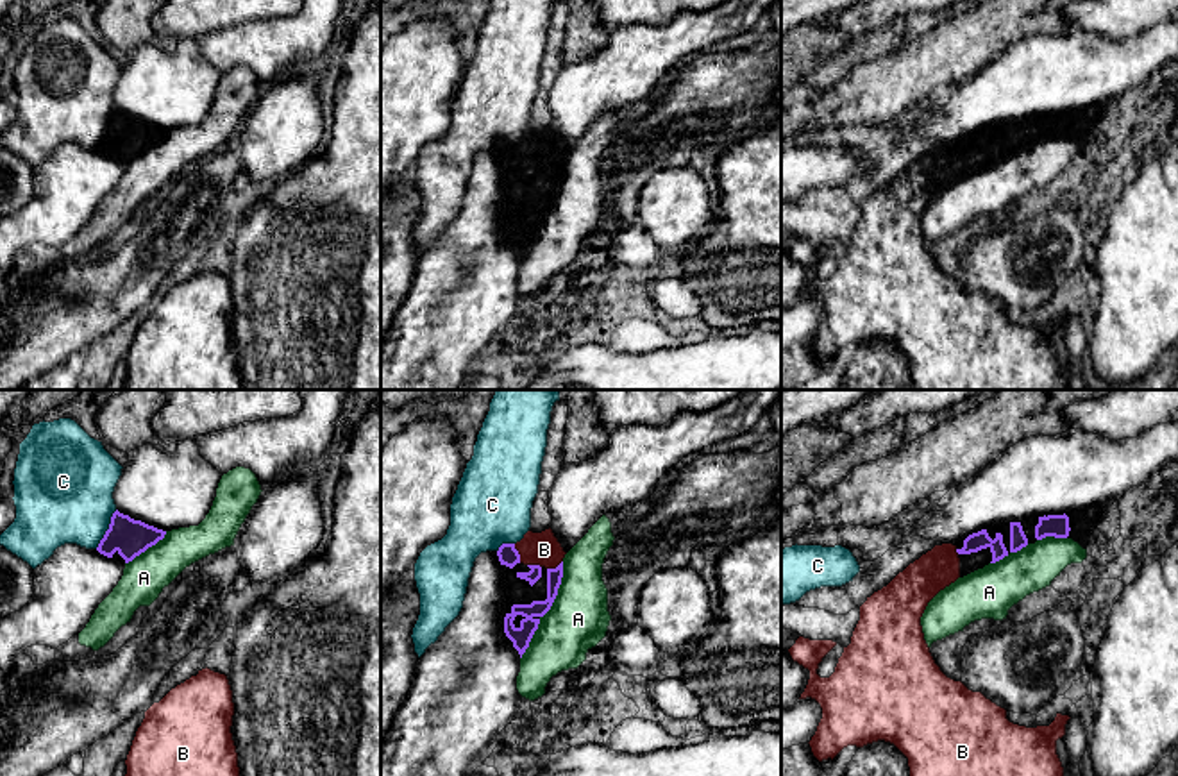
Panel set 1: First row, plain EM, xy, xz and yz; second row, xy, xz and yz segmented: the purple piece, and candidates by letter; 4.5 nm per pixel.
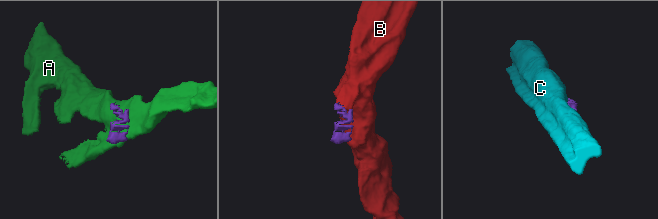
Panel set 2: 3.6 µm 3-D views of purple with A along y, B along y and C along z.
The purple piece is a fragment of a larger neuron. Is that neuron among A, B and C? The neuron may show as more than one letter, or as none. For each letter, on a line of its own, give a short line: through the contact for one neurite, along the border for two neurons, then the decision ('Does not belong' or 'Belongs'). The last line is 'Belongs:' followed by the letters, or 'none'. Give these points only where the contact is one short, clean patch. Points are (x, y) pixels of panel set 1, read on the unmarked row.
A: Does not belong
B: Line: xz (508, 154), (517, 152), (544, 149). Belongs
C: Does not belong
Belongs: B

